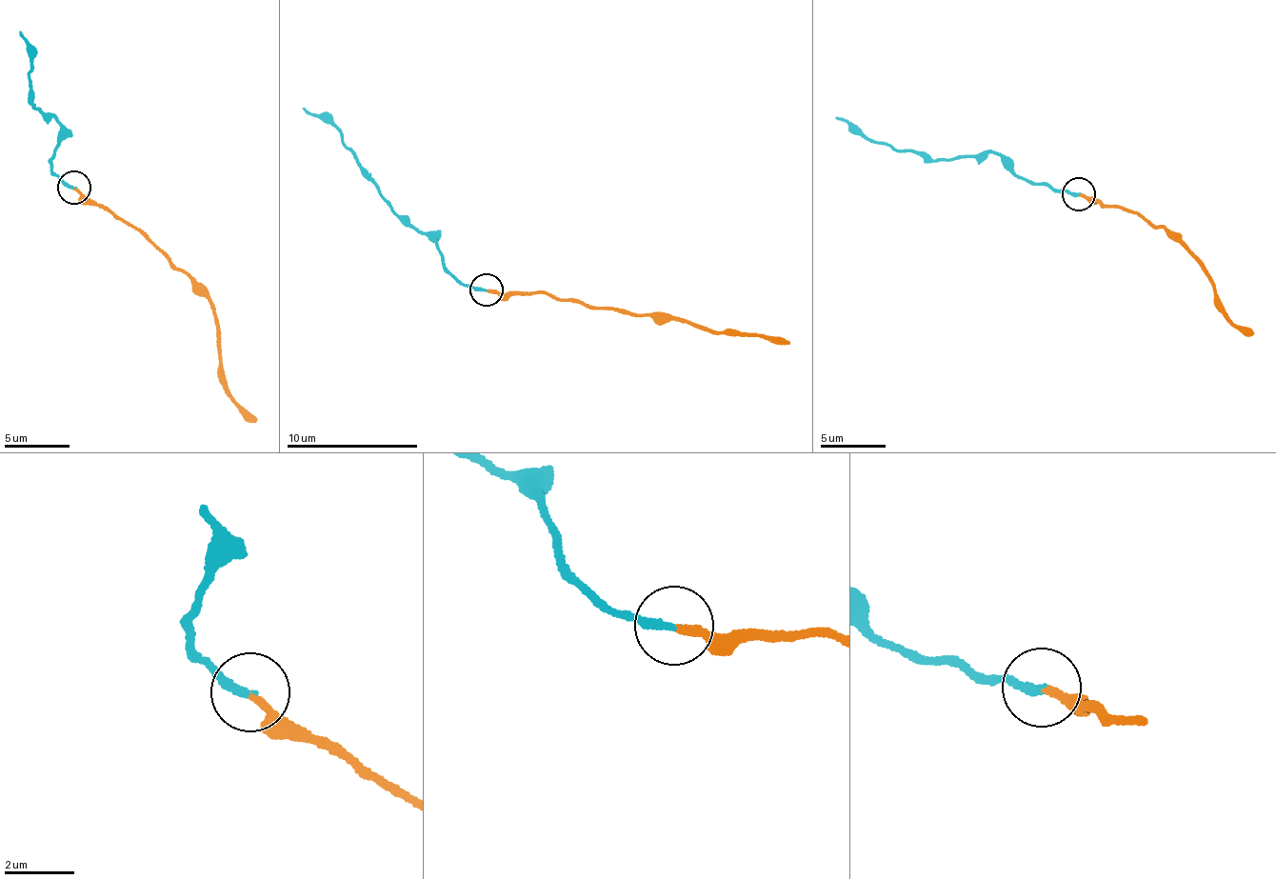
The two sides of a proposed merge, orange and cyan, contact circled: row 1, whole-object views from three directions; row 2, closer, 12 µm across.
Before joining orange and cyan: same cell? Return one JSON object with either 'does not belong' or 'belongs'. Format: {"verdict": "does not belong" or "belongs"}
{"verdict": "belongs"}

